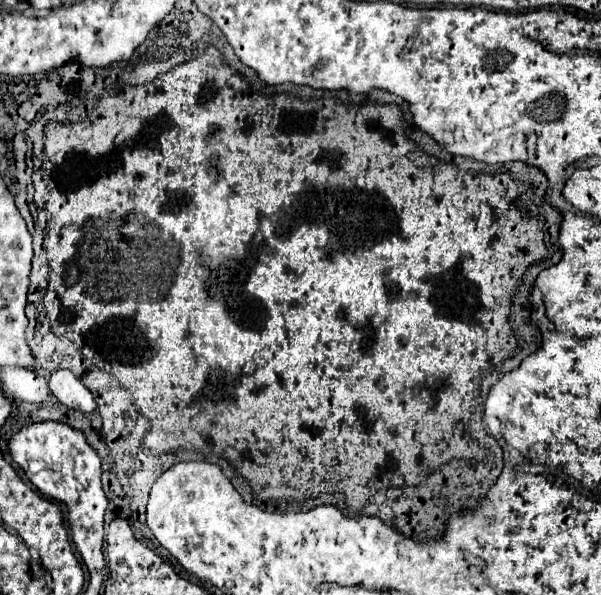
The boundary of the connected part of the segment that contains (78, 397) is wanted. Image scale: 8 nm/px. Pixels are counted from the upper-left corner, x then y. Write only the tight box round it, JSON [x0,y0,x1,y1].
[48,370,96,414]

